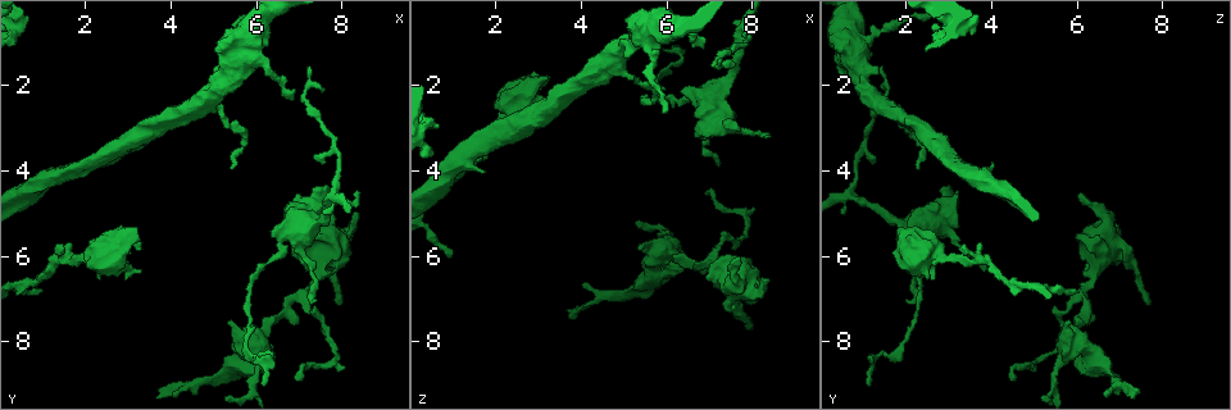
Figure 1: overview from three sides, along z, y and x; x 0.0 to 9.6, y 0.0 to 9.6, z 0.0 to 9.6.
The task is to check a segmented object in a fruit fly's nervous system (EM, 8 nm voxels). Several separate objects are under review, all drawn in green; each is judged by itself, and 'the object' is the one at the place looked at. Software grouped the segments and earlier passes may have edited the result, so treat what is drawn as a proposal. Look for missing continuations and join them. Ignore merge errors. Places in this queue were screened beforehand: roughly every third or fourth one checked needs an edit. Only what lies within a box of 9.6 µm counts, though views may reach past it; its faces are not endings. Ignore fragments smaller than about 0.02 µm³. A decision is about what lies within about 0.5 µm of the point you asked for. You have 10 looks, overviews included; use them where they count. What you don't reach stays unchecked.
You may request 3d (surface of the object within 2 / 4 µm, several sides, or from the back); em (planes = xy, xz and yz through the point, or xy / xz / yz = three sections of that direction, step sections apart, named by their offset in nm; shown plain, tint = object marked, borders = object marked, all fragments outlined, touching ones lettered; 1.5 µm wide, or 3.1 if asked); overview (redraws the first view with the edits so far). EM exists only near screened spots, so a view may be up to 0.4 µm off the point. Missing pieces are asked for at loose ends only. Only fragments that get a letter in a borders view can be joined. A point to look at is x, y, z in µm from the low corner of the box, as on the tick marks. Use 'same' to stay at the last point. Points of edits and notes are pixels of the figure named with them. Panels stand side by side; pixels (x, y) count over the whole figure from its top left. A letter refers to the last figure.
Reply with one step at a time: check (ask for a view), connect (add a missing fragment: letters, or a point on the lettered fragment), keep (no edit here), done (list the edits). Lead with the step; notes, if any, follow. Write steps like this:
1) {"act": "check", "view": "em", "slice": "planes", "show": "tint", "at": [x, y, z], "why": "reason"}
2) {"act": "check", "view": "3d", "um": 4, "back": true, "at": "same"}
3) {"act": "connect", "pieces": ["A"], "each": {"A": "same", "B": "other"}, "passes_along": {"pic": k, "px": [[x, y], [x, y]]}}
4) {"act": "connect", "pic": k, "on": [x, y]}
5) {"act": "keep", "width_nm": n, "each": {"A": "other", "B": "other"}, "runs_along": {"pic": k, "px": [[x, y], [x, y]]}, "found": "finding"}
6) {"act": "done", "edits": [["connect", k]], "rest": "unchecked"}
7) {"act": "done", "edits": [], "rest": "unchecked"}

{"act": "check", "view": "em", "slice": "planes", "show": "plain", "at": [0.90, 6.85, 5.95], "why": "thin end"}

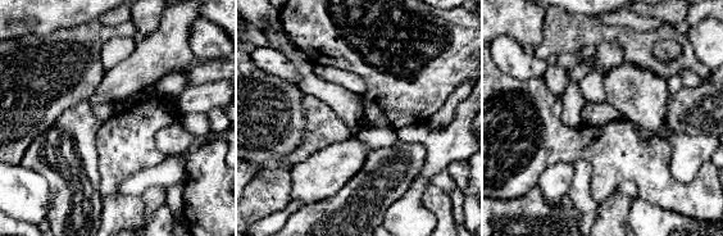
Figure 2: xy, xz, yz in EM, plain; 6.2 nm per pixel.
{"act": "check", "view": "em", "slice": "planes", "show": "borders", "at": "same"}

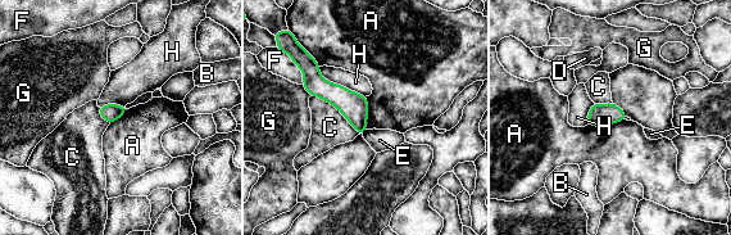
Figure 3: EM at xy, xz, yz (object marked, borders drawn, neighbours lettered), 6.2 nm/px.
{"act": "keep", "longest_contact_nm": ["C", 400], "each": {"A": "other", "B": "other", "C": "other", "D": "other", "E": "other", "F": "other", "G": "other", "H": "other"}, "runs_along": {"pic": 3, "px": [[309, 59], [310, 73], [361, 130]]}, "found": "none of them fits"}

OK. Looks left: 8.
{"act": "check", "view": "3d", "um": 2, "at": [7.35, 3.70, 1.30], "why": "free end"}

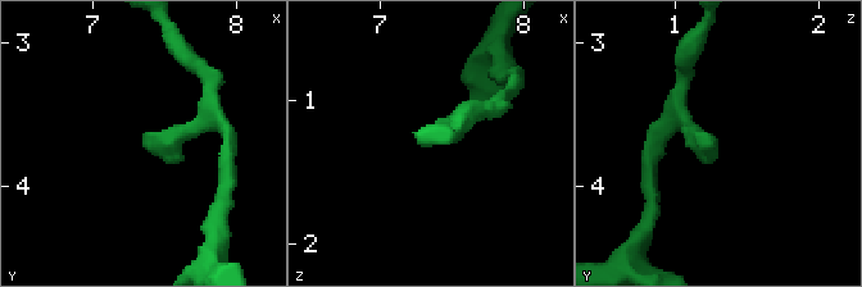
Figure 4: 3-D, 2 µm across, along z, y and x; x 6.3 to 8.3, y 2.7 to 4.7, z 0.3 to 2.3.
{"act": "check", "view": "em", "slice": "xz", "step": 4, "show": "tint", "at": [7.36, 3.72, 1.28], "why": "need the tissue"}

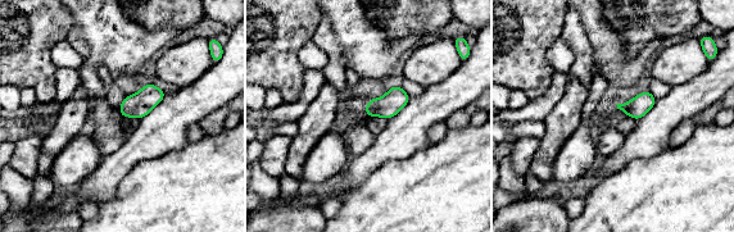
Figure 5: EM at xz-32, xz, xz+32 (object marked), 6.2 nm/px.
{"act": "check", "view": "em", "slice": "xz", "step": 4, "show": "borders", "at": "same", "why": "see the neighbours"}

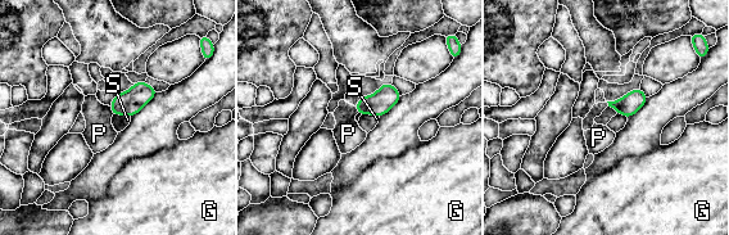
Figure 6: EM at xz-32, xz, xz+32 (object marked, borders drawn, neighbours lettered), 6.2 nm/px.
{"act": "keep", "each": {"G": "other", "P": "other", "S": "other"}, "border": {"pic": 6, "px": [[361, 114], [375, 114], [379, 117]]}, "found": "no lettered fragment goes on from it"}

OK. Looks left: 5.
{"act": "check", "view": "em", "slice": "planes", "show": "borders", "at": [7.70, 4.50, 6.10], "why": "an open end"}

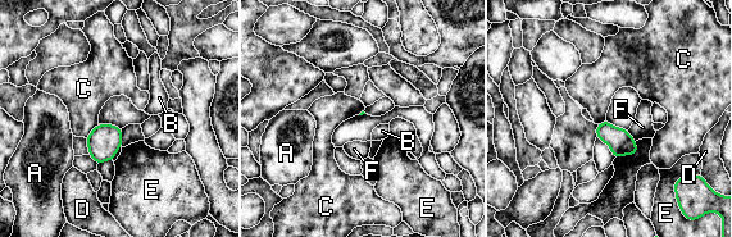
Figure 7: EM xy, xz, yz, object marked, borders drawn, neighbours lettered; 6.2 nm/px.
{"act": "keep", "each": {"A": "other", "B": "other", "C": "other", "D": "other", "E": "other", "F": "other"}, "found": "no lettered fragment goes on from it"}

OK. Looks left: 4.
{"act": "check", "view": "3d", "um": 4, "at": [7.95, 7.05, 7.75], "why": "tapers out"}

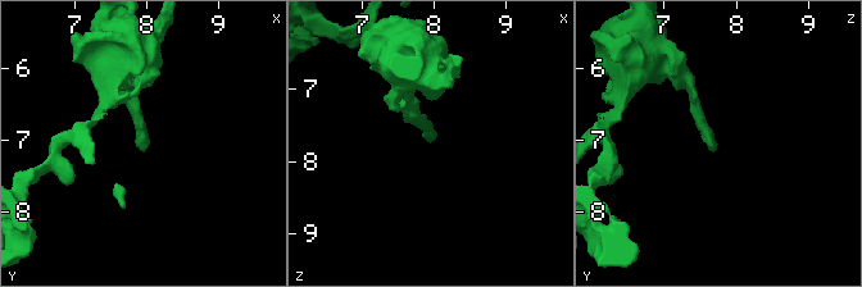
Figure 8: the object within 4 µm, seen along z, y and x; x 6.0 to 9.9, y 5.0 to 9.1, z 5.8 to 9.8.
{"act": "check", "view": "em", "slice": "xz", "step": 8, "show": "borders", "at": [7.90, 7.15, 7.70]}

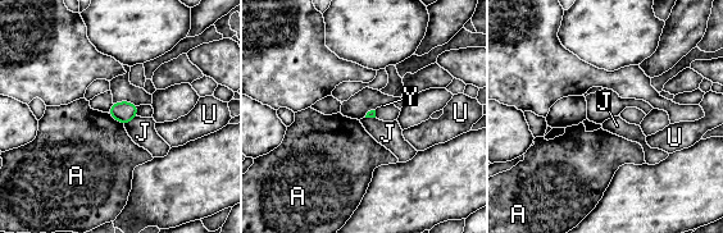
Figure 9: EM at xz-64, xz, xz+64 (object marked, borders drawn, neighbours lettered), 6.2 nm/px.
{"act": "keep", "each": {"A": "other", "J": "other", "U": "other", "Y": "other"}, "found": "none of them fits"}

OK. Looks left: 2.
{"act": "done", "edits": [], "rest": "unchecked"}

